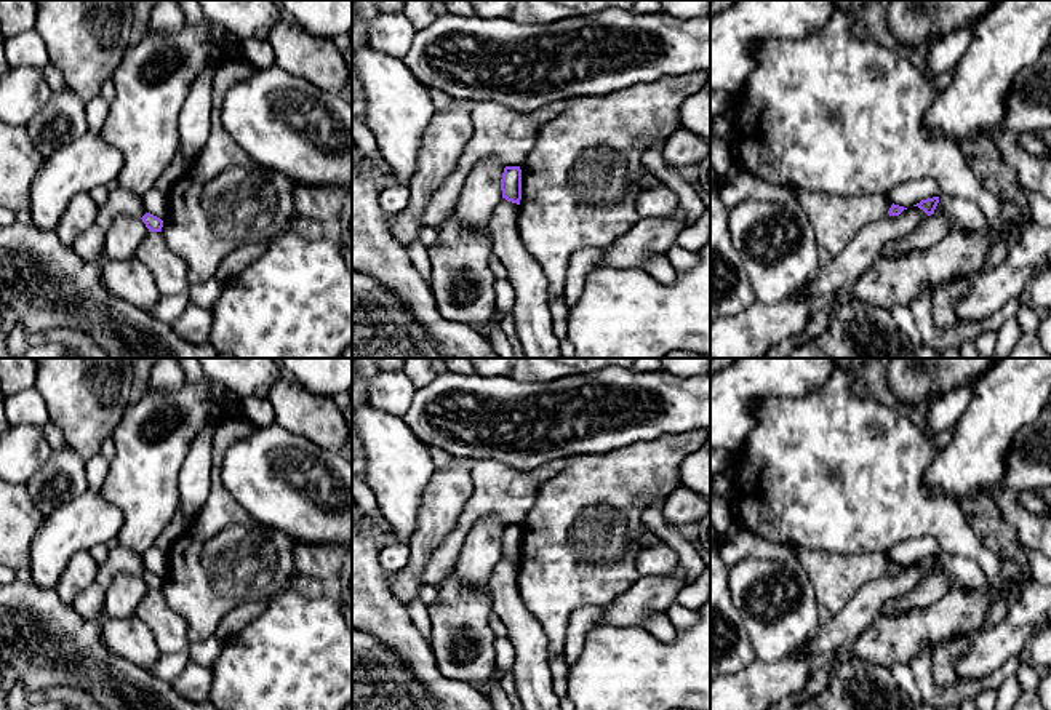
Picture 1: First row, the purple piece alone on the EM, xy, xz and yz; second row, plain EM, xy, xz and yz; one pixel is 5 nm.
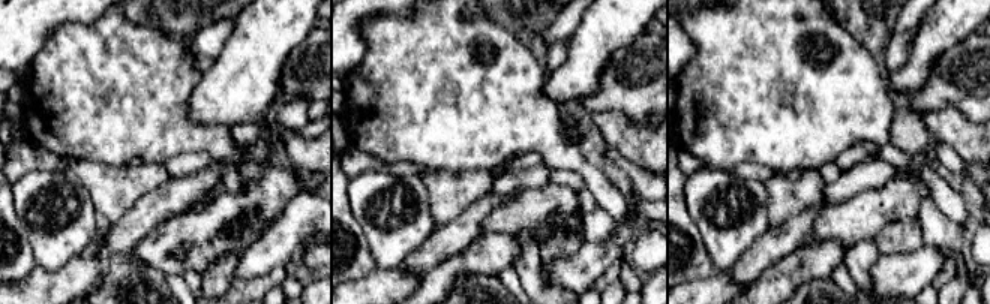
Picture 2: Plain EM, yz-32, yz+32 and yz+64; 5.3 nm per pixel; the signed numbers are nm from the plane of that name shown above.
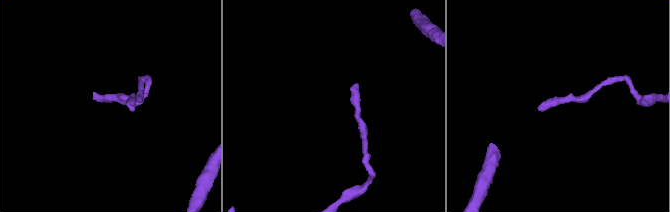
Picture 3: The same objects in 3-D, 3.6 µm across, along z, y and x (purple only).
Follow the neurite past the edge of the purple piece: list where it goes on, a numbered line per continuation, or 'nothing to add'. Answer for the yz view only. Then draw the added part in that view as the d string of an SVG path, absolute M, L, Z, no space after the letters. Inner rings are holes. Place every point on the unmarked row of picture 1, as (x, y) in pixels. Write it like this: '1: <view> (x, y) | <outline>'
nothing to add

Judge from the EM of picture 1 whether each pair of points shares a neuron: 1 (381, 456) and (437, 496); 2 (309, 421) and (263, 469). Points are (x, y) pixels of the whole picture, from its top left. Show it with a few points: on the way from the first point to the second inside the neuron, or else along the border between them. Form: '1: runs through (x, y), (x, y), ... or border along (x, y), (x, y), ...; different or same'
1: border along (435, 469), (423, 494), (416, 523); different
2: border along (274, 421), (317, 445), (333, 448); different

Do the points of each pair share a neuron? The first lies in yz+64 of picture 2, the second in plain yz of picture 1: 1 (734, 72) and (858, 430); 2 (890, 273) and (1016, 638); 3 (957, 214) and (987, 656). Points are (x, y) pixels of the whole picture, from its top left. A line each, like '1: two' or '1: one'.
1: one
2: one
3: two

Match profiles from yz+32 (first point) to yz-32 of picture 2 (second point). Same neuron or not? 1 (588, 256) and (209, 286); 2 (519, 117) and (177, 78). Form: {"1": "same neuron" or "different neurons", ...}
{"1": "different neurons", "2": "same neuron"}

